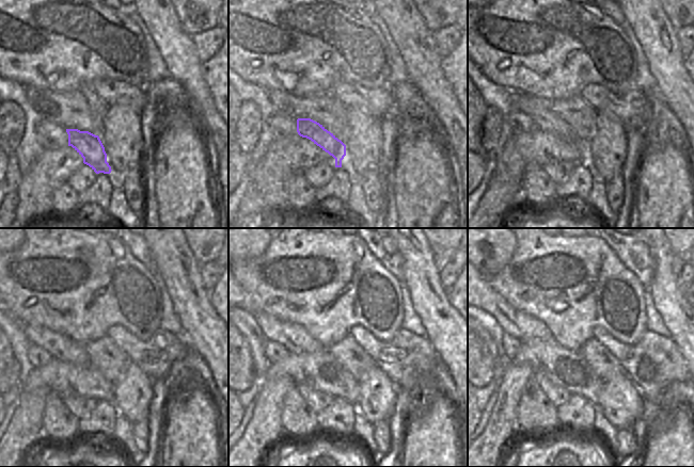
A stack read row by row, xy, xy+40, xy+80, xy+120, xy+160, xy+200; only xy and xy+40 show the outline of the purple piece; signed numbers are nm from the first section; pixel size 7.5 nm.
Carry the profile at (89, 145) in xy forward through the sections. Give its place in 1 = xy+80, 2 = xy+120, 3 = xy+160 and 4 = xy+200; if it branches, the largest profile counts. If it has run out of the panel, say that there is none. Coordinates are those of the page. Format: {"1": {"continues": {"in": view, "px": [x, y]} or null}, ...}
{"1": {"continues": {"in": "xy+80", "px": [545, 119]}}, "2": {"continues": {"in": "xy+120", "px": [60, 347]}}, "3": {"continues": {"in": "xy+160", "px": [294, 337]}}, "4": {"continues": {"in": "xy+200", "px": [522, 326]}}}

